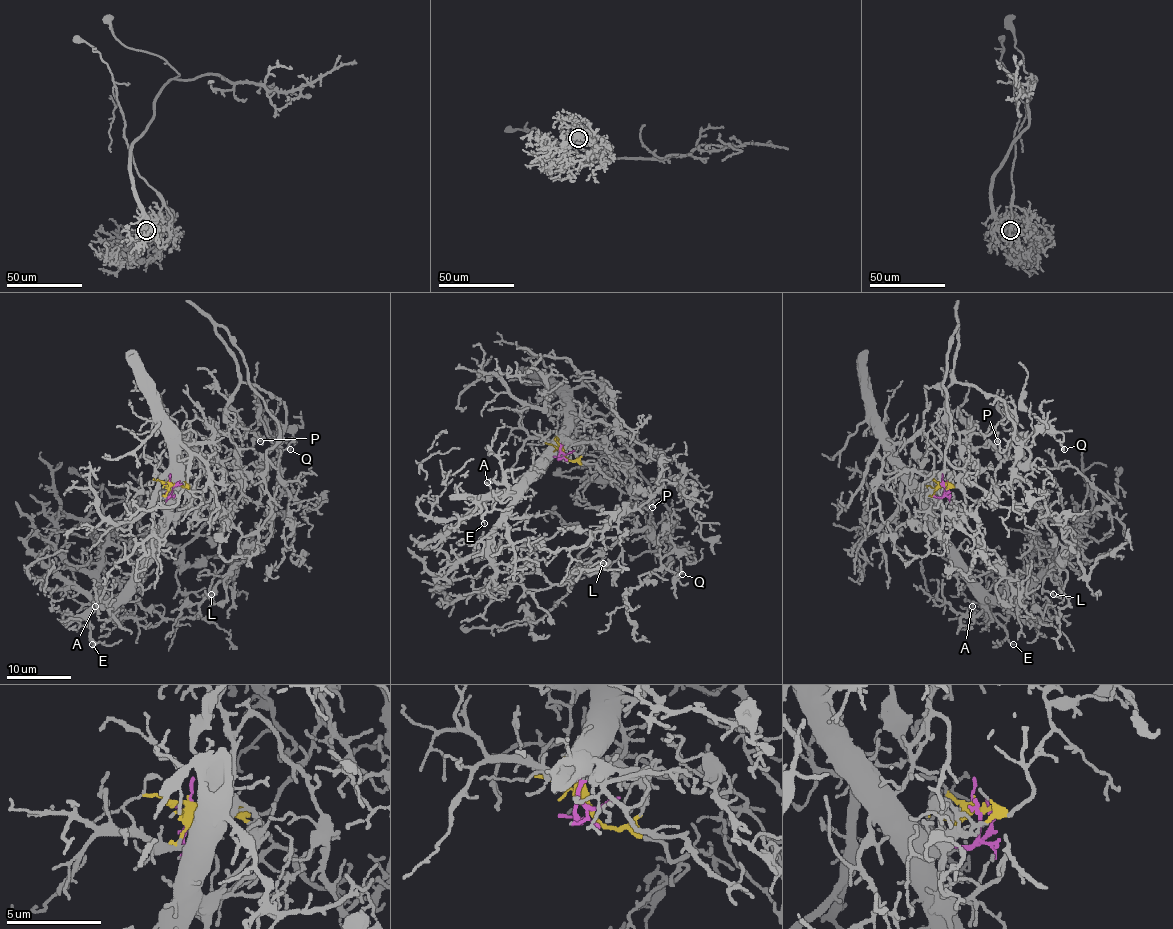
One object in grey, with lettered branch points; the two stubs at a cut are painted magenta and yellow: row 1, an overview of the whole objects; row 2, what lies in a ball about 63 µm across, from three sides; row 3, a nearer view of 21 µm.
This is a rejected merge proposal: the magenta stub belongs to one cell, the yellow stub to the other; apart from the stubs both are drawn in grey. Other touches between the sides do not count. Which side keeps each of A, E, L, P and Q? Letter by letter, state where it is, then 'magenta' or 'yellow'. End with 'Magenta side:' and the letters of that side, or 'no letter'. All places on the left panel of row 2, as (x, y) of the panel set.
A: at (95, 606); magenta
E: at (92, 644); magenta
L: at (211, 594); yellow
P: at (260, 441); yellow
Q: at (290, 449); yellow
Magenta side: A, E

